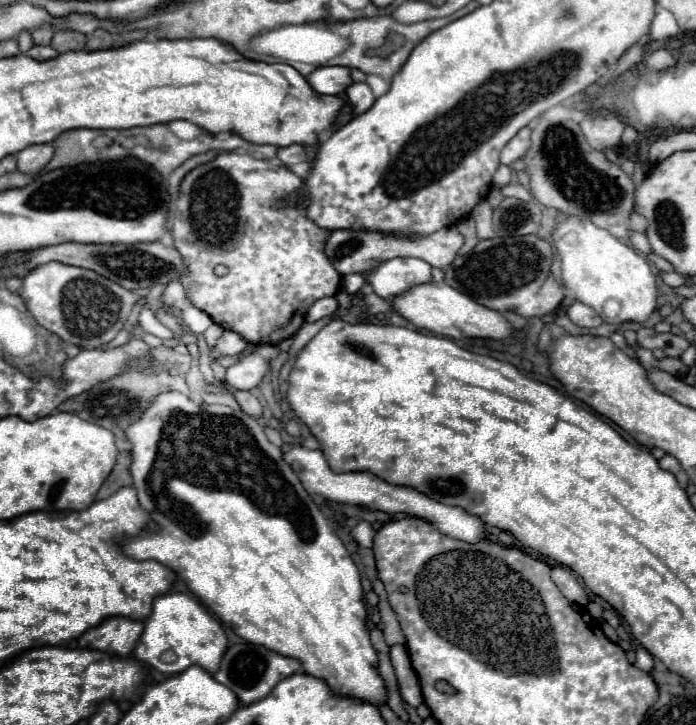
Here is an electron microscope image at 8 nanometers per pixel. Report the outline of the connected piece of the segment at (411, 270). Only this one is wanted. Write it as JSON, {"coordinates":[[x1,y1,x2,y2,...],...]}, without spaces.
{"coordinates":[[393,258,381,262,363,278,371,284,377,296,391,298,417,284,431,282,431,266,421,258]]}

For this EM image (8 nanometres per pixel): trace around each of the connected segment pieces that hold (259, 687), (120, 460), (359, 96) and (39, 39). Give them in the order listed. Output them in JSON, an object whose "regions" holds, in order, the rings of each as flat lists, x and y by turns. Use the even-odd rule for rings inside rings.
{"regions":[[[243,642,243,644,233,644,233,646,227,648,227,652,223,654,221,666,219,666,219,670,213,676,215,676,217,682,225,684,227,688,233,688,237,698,243,704,251,704,251,702,257,702,257,700,265,698,275,688,275,684,281,678,285,678,285,676,289,676,293,672,299,672,299,670,301,670,301,664,295,658,281,656,281,654,277,654,277,652,273,652,273,650,265,648,265,646,255,646,255,644,245,644],[231,670,233,672,239,672,239,670,247,672,241,684,239,682,231,682]],[[121,450,119,456,117,456,117,464,115,468,111,470,111,474,107,476,107,480,103,482,97,498,103,500,103,498,109,498,111,494,115,494,119,488,125,488,125,486,131,486,131,476,129,476,129,452,127,450]],[[365,82,351,84,351,86,345,90,345,98,347,98,347,102,351,104,355,116,367,112,367,110,373,106,373,102,375,102,375,96,373,96,371,88,369,88]],[[41,26,37,32,33,32,33,44,41,44,41,46,47,46,53,38,53,32,49,26]]]}

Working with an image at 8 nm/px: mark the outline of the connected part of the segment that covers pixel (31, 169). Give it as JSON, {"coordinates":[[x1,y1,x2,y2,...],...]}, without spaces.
{"coordinates":[[33,144,23,148,17,154,17,168,25,174,37,174,41,172,47,162,53,158,53,146,51,144]]}

